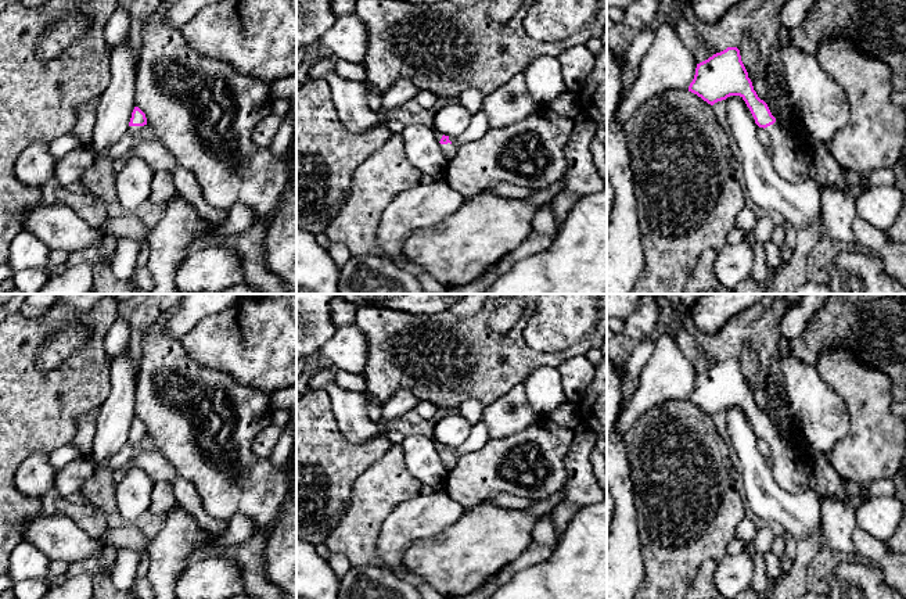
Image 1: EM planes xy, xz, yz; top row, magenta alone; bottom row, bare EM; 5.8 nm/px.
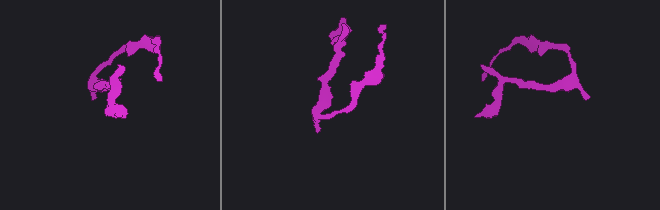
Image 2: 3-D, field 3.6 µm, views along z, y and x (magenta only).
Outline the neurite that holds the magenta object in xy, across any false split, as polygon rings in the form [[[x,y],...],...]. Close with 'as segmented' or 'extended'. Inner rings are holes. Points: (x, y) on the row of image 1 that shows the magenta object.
[[[134,107],[129,122],[129,132],[133,134],[139,133],[145,125],[147,125],[145,114],[139,107]]] | extended

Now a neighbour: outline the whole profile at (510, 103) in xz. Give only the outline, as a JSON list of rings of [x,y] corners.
[[[525,73],[514,75],[504,86],[485,96],[482,111],[486,114],[490,128],[510,126],[532,114],[542,111],[526,89]]]

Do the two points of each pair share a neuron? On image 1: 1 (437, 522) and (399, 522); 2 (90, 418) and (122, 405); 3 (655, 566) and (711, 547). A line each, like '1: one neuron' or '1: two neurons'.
1: one neuron
2: two neurons
3: one neuron

